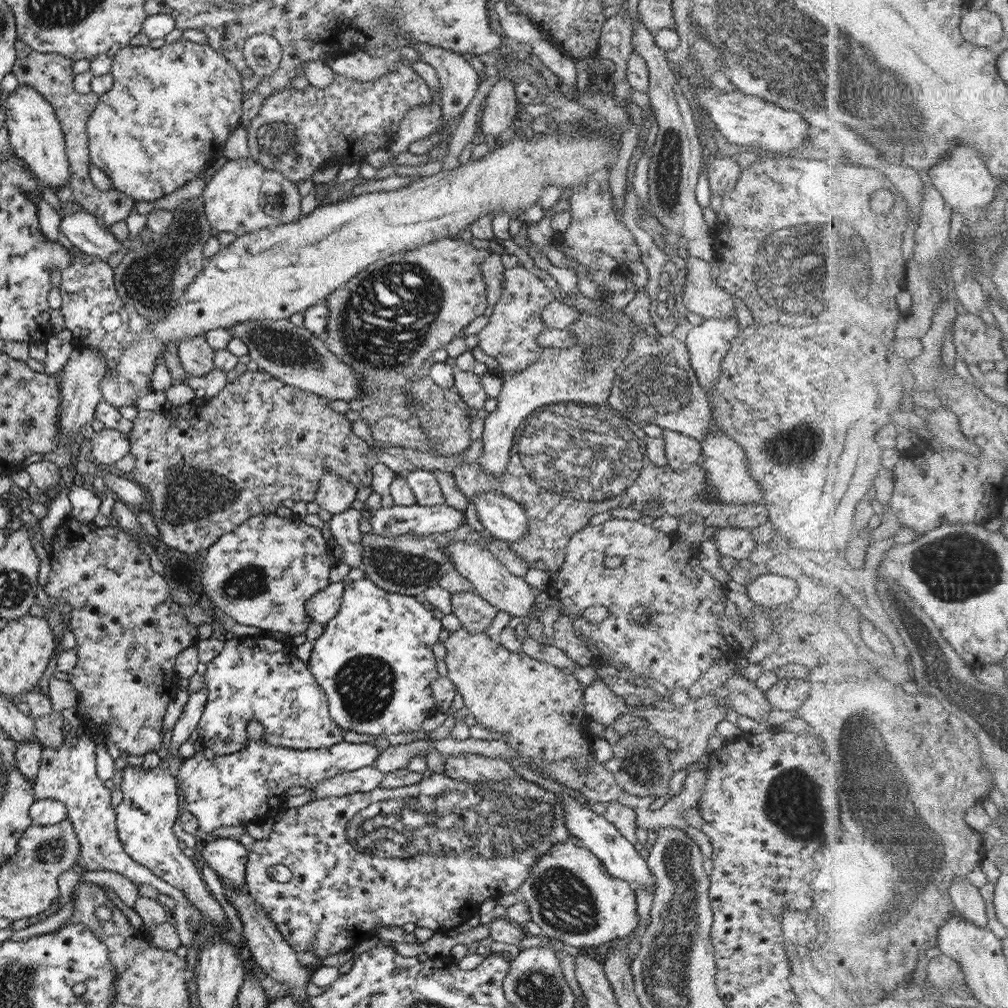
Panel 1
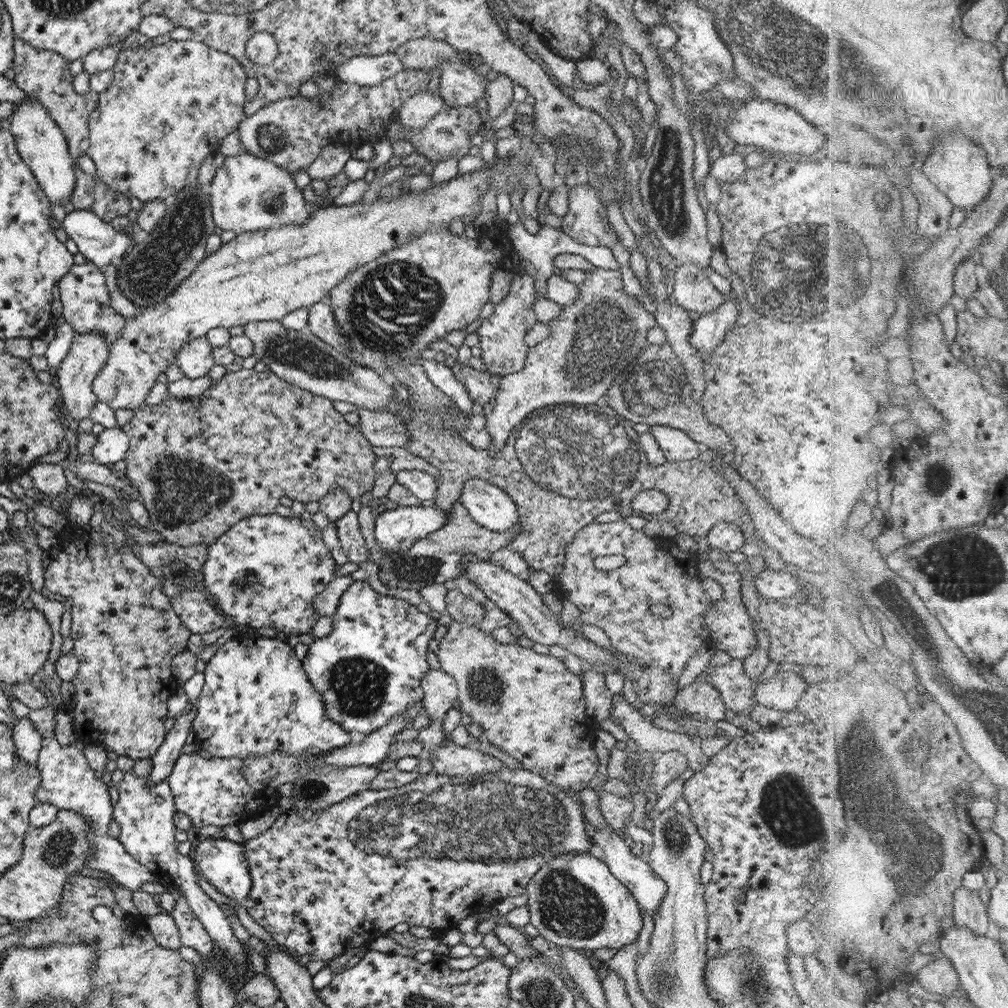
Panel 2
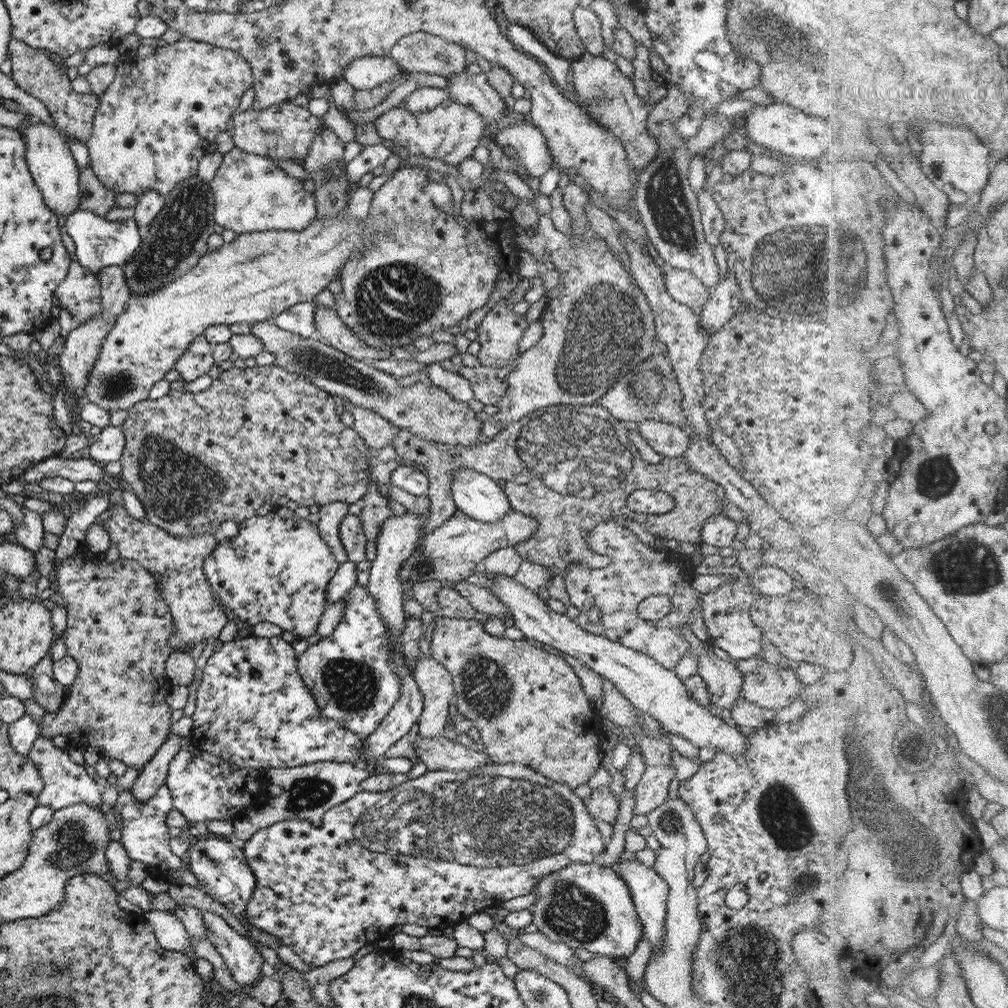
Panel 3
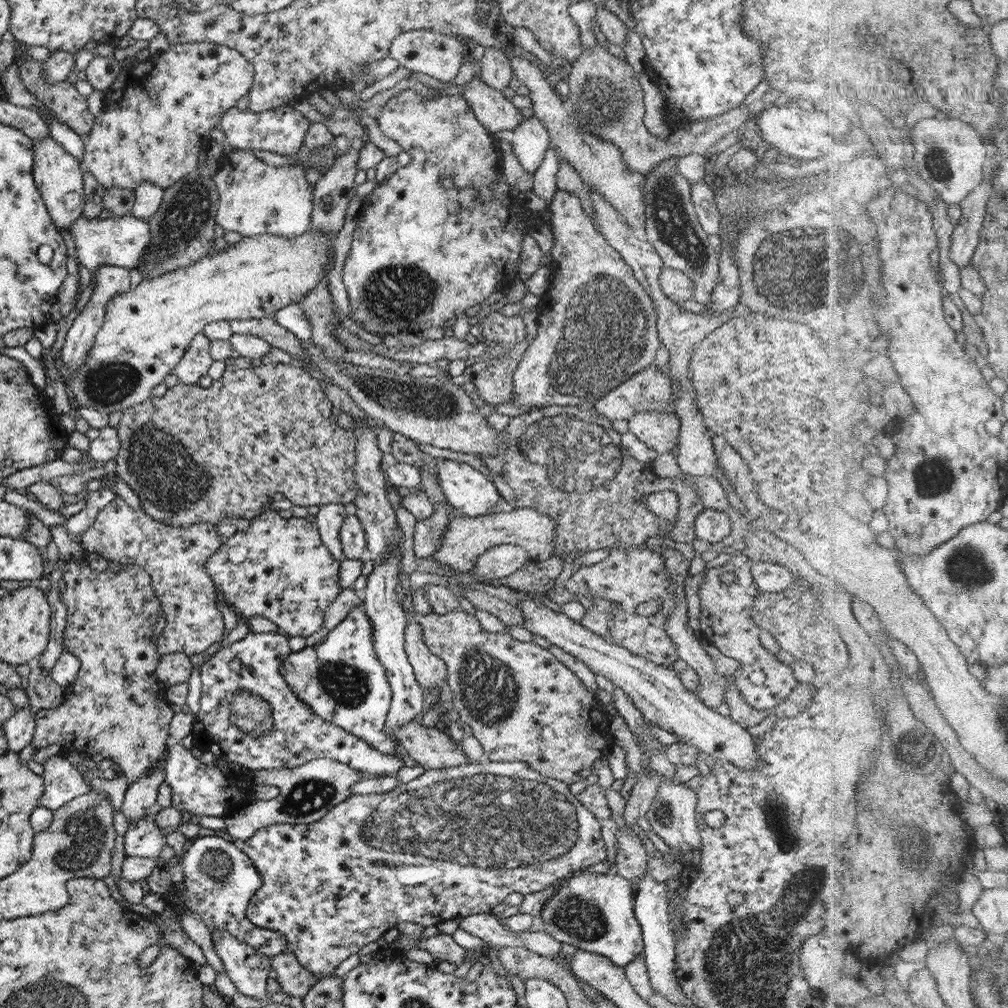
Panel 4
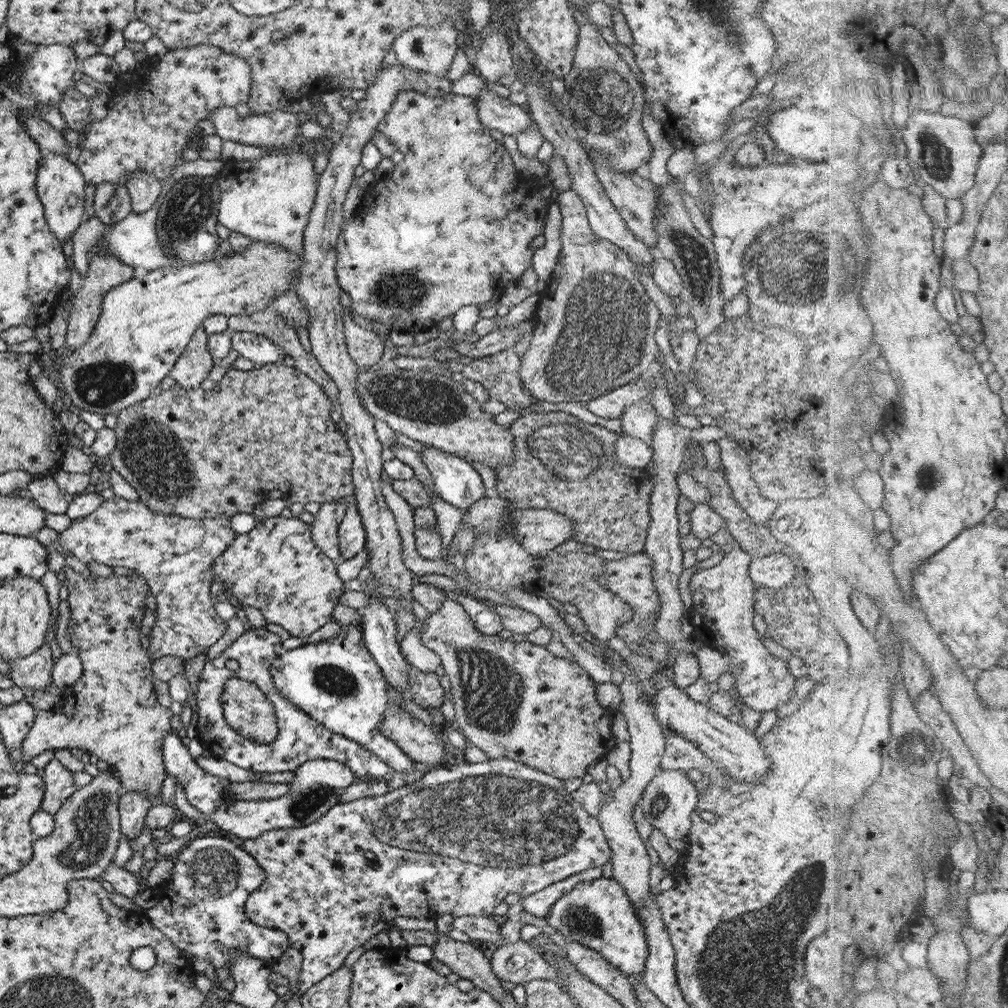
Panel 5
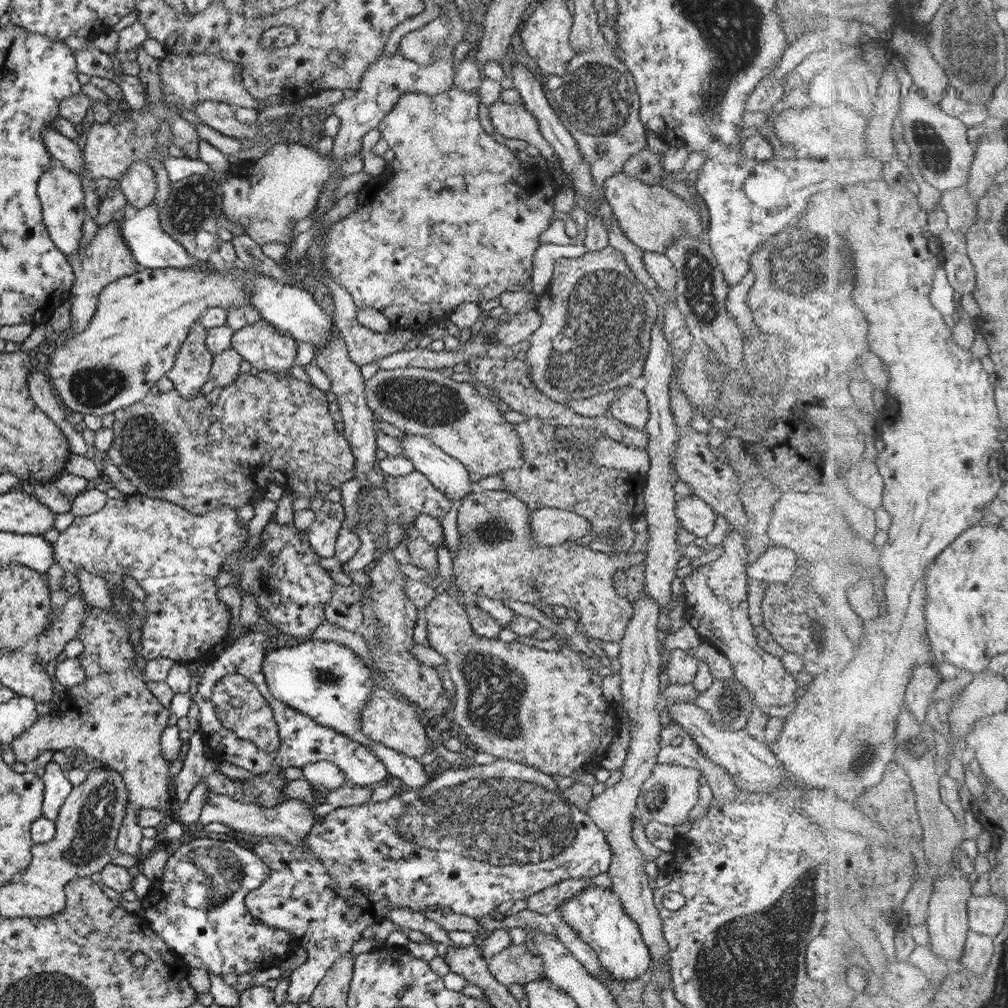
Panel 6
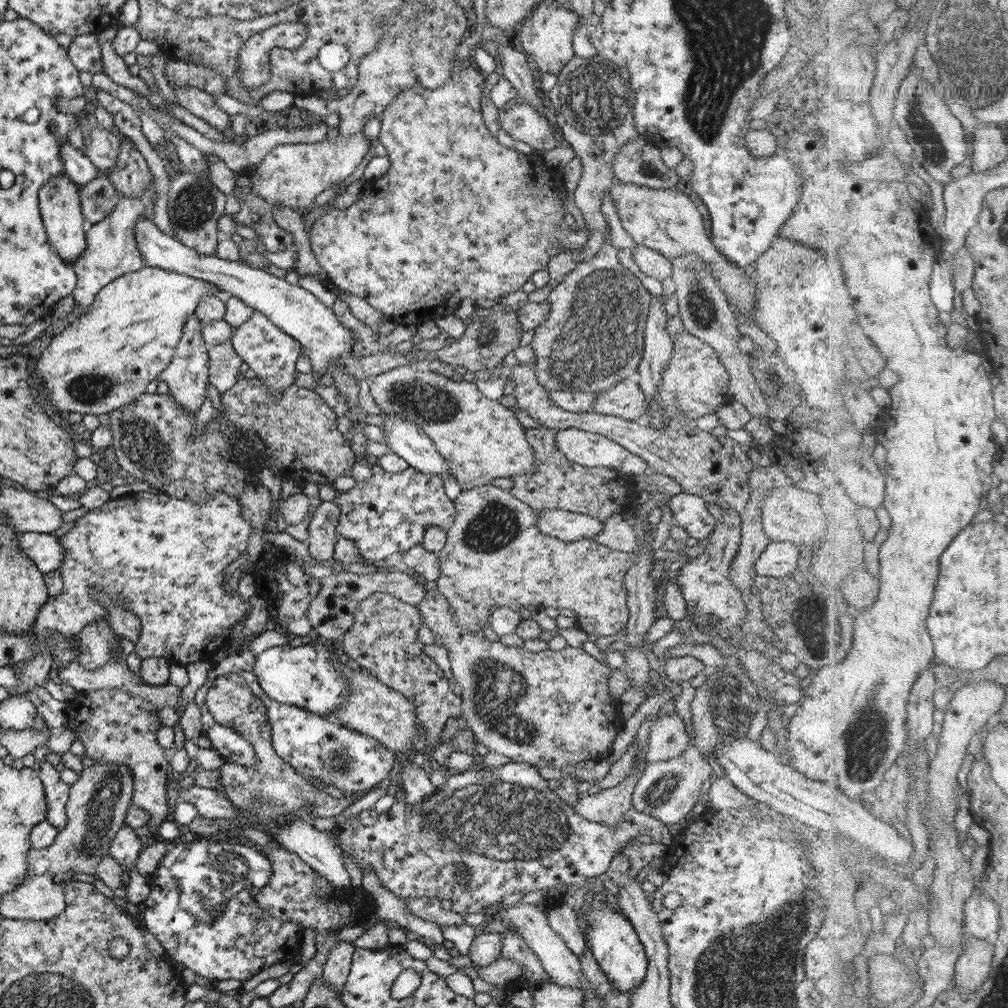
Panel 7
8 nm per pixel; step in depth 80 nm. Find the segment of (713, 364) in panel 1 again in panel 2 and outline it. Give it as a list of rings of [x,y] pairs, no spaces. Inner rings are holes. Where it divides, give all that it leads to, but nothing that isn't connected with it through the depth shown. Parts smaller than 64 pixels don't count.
[[[724,295],[724,301],[720,304],[720,307],[717,310],[712,310],[707,314],[701,314],[692,324],[691,334],[689,334],[689,345],[693,347],[693,349],[697,349],[697,353],[700,358],[705,363],[706,357],[710,356],[711,353],[715,352],[725,334],[728,331],[731,331],[734,328],[734,324],[736,324],[736,318],[738,314],[738,305],[735,304],[733,299],[729,299]]]

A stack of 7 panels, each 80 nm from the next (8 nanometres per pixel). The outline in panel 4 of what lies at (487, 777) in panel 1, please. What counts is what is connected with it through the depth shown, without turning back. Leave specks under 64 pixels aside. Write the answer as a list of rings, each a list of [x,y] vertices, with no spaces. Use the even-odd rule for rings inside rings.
[[[417,720],[399,725],[394,732],[394,740],[424,769],[461,766],[470,762],[460,746],[450,740],[444,728],[425,728]]]

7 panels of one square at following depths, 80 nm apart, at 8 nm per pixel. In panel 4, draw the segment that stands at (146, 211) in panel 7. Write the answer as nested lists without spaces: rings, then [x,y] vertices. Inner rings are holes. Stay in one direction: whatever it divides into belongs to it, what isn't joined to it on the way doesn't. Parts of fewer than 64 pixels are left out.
[[[101,265],[93,271],[90,283],[81,303],[75,310],[76,315],[65,334],[63,347],[61,348],[60,353],[55,355],[60,358],[60,361],[63,363],[63,366],[65,366],[65,370],[67,370],[69,376],[72,376],[87,358],[89,349],[91,349],[91,345],[93,345],[93,337],[95,337],[95,334],[103,324],[105,305],[108,303],[108,300],[111,300],[112,296],[115,296],[120,292],[127,292],[129,290],[130,280],[128,269],[124,267],[115,267],[113,265]]]

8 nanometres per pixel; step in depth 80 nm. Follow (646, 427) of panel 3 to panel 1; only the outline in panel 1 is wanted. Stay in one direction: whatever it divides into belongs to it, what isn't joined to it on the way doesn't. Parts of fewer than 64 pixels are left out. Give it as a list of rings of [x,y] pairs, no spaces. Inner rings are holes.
[[[673,430],[663,431],[664,455],[671,470],[687,470],[700,458],[700,442]]]

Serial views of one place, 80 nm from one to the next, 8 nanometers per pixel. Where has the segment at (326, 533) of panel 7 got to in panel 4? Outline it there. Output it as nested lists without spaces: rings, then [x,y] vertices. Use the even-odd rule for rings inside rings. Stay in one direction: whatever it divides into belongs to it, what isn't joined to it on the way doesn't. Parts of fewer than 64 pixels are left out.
[[[324,504],[318,508],[313,522],[321,544],[327,548],[329,554],[337,562],[341,562],[344,559],[339,540],[339,527],[345,515],[345,509],[342,504]]]

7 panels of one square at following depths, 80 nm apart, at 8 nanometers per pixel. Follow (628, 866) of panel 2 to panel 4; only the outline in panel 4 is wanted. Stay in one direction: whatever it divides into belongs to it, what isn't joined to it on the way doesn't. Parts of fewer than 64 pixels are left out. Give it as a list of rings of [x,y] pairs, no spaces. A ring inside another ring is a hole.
[[[643,873],[640,880],[636,882],[632,893],[632,905],[634,917],[640,926],[643,943],[643,958],[648,974],[650,986],[655,994],[666,998],[673,1004],[685,1004],[687,999],[677,985],[674,972],[674,936],[671,926],[671,916],[668,914],[668,902],[666,898],[665,885],[656,882],[648,873]]]

